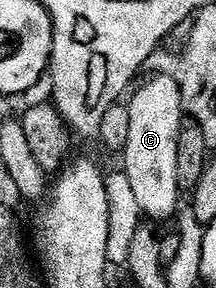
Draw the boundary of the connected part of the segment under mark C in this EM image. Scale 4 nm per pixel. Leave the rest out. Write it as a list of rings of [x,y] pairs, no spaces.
[[[156,75],[129,98],[128,141],[122,152],[122,172],[128,178],[136,203],[145,218],[162,219],[174,209],[166,191],[176,169],[176,147],[184,125],[184,110],[179,87],[171,77]]]

